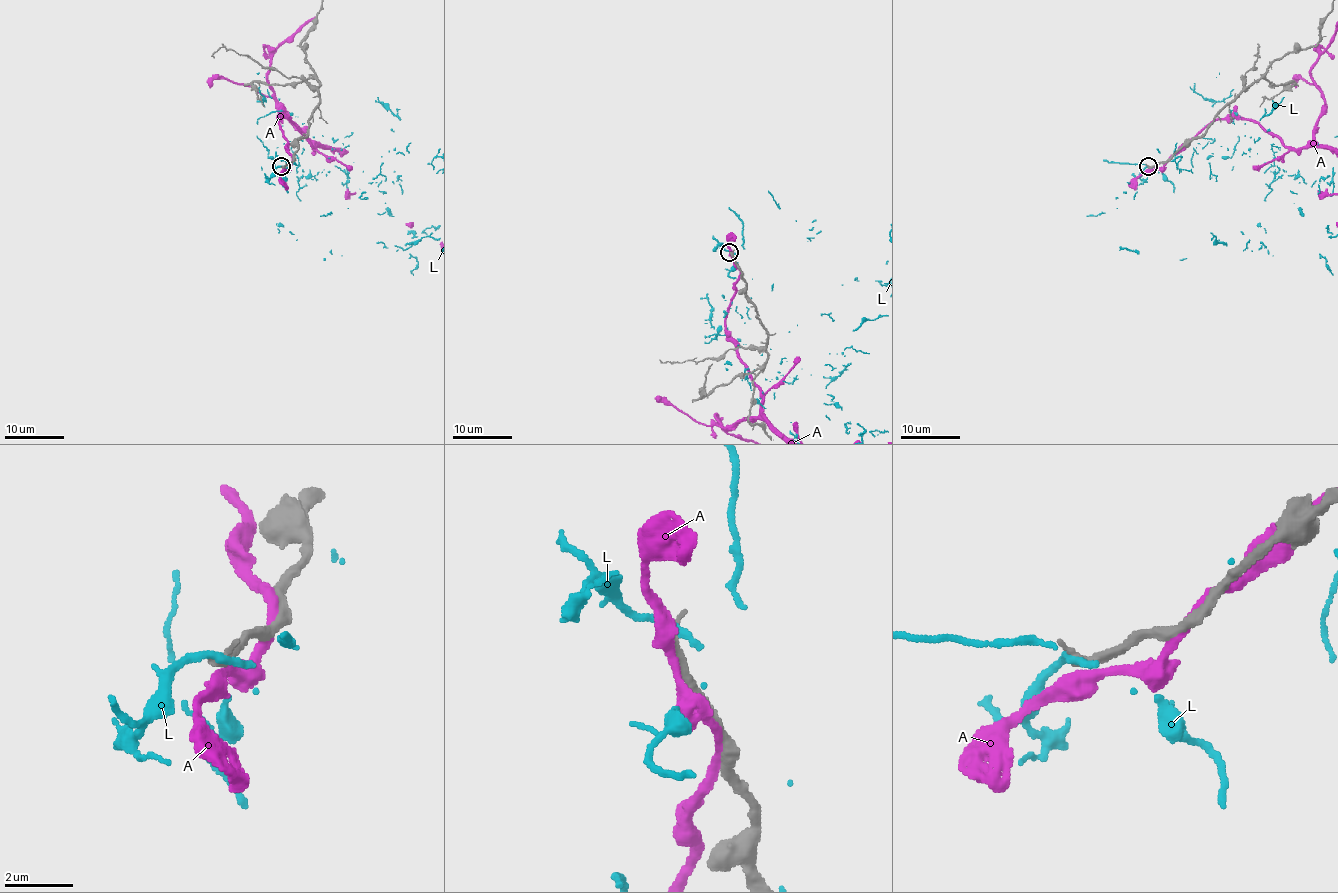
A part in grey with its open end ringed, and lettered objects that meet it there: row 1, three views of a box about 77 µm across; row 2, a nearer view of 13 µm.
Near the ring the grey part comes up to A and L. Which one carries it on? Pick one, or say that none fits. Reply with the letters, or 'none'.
none

